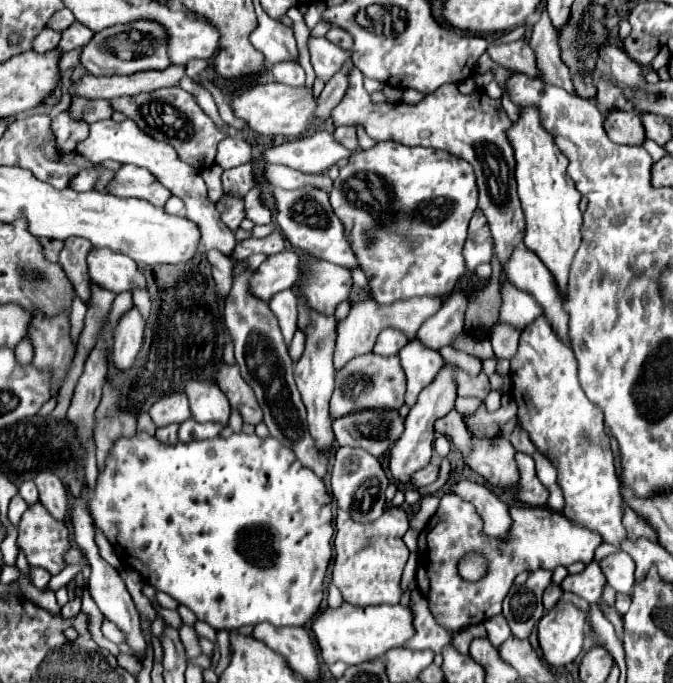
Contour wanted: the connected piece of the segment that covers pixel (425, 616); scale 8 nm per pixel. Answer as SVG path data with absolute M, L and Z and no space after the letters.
M418 589L412 591L410 605L414 611L416 635L406 643L406 647L410 647L410 649L432 649L434 653L440 653L446 647L446 643L452 641L452 633L448 633L448 629L444 629L434 619L434 615L428 609L428 601L424 599L422 593L418 593Z

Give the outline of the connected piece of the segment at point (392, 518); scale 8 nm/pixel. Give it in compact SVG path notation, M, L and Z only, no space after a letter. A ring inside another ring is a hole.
M388 507L382 517L374 523L356 523L348 513L338 511L336 517L336 537L334 537L334 571L332 583L340 589L342 597L350 605L368 607L368 605L394 605L402 597L402 571L408 561L408 547L402 541L402 535L410 527L408 515L400 507Z

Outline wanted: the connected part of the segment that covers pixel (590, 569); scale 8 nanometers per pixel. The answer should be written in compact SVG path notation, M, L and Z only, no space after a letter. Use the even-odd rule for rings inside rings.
M592 561L586 565L586 569L582 573L576 575L568 575L560 587L564 591L572 591L576 595L580 595L582 599L586 599L588 603L598 603L602 597L602 591L606 587L606 577L600 569L598 561Z

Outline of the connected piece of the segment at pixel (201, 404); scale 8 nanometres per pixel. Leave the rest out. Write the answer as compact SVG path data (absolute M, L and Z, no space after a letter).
M204 379L204 381L188 381L184 387L188 399L190 399L190 409L192 417L200 423L216 421L224 425L224 433L228 429L228 417L230 417L230 403L226 395L218 389L216 383Z

